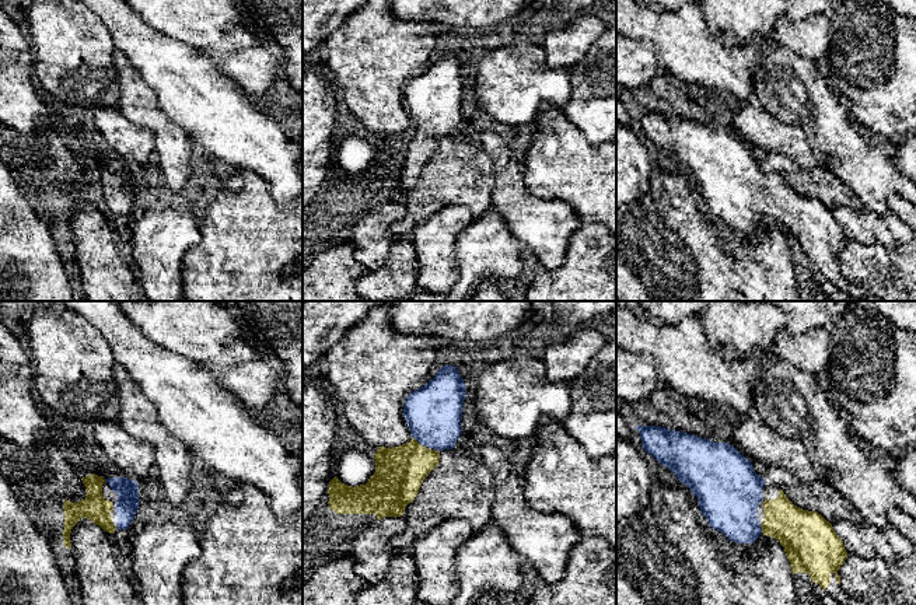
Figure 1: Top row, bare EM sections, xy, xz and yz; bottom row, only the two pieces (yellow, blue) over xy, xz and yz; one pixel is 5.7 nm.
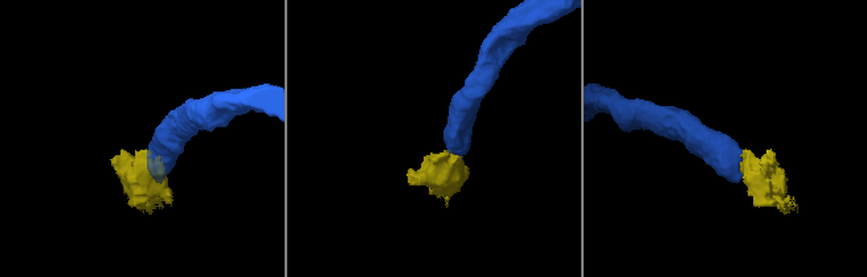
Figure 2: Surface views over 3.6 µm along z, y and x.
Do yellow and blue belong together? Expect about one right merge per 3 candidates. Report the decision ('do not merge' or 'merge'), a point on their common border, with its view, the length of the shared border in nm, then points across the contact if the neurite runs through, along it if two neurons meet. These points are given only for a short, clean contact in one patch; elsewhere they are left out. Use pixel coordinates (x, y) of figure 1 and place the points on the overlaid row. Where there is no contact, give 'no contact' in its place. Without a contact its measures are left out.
merge; meets yellow in xz at (434, 450); contact 50 nm long; runs through xz (399, 471), (434, 450), (433, 413)

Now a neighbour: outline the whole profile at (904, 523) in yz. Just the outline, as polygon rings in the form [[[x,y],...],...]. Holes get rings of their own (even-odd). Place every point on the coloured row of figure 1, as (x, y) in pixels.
[[[891,510],[888,513],[888,521],[899,532],[902,532],[916,548],[916,520],[912,515],[901,510]]]

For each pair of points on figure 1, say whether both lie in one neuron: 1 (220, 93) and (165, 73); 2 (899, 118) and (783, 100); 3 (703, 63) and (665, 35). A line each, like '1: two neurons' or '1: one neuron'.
1: one neuron
2: two neurons
3: one neuron

